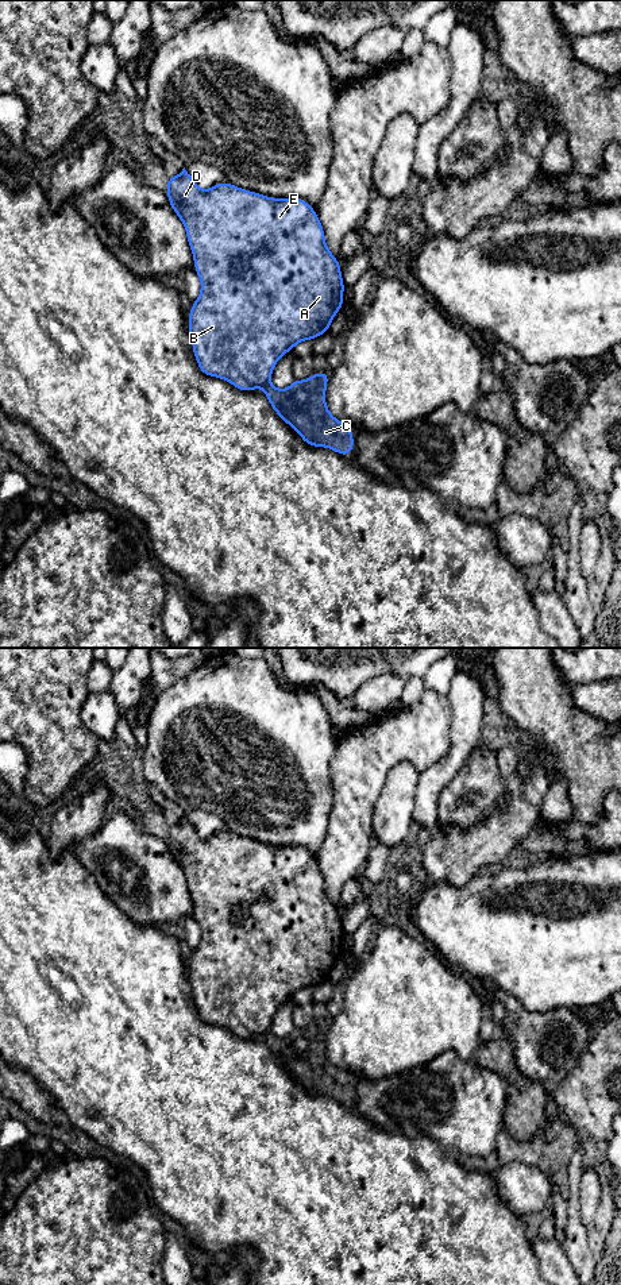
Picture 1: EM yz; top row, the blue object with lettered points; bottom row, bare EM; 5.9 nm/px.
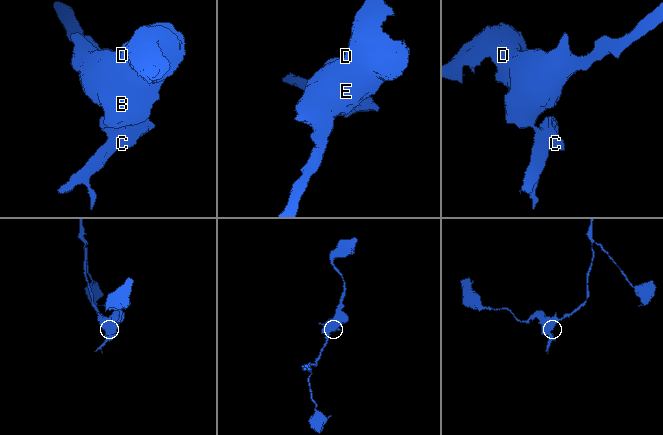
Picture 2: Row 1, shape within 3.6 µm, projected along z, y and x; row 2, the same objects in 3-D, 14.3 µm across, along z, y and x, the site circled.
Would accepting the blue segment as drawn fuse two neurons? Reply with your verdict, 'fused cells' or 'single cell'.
fused cells

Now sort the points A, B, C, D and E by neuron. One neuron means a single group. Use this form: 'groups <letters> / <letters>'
groups A B D E / C

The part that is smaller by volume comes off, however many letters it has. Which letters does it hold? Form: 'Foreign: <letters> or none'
Foreign: C

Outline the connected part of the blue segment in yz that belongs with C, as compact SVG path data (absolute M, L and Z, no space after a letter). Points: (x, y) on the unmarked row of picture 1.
M315 1020L306 1029L294 1027L285 1038L275 1037L273 1033L267 1031L263 1039L277 1062L286 1069L306 1092L312 1095L327 1095L340 1103L351 1104L354 1084L351 1083L350 1073L336 1068L325 1053L328 1026L328 1020Z

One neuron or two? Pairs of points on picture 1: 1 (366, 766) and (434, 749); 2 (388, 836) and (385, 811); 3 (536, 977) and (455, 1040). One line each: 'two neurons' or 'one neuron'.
1: one neuron
2: one neuron
3: two neurons

